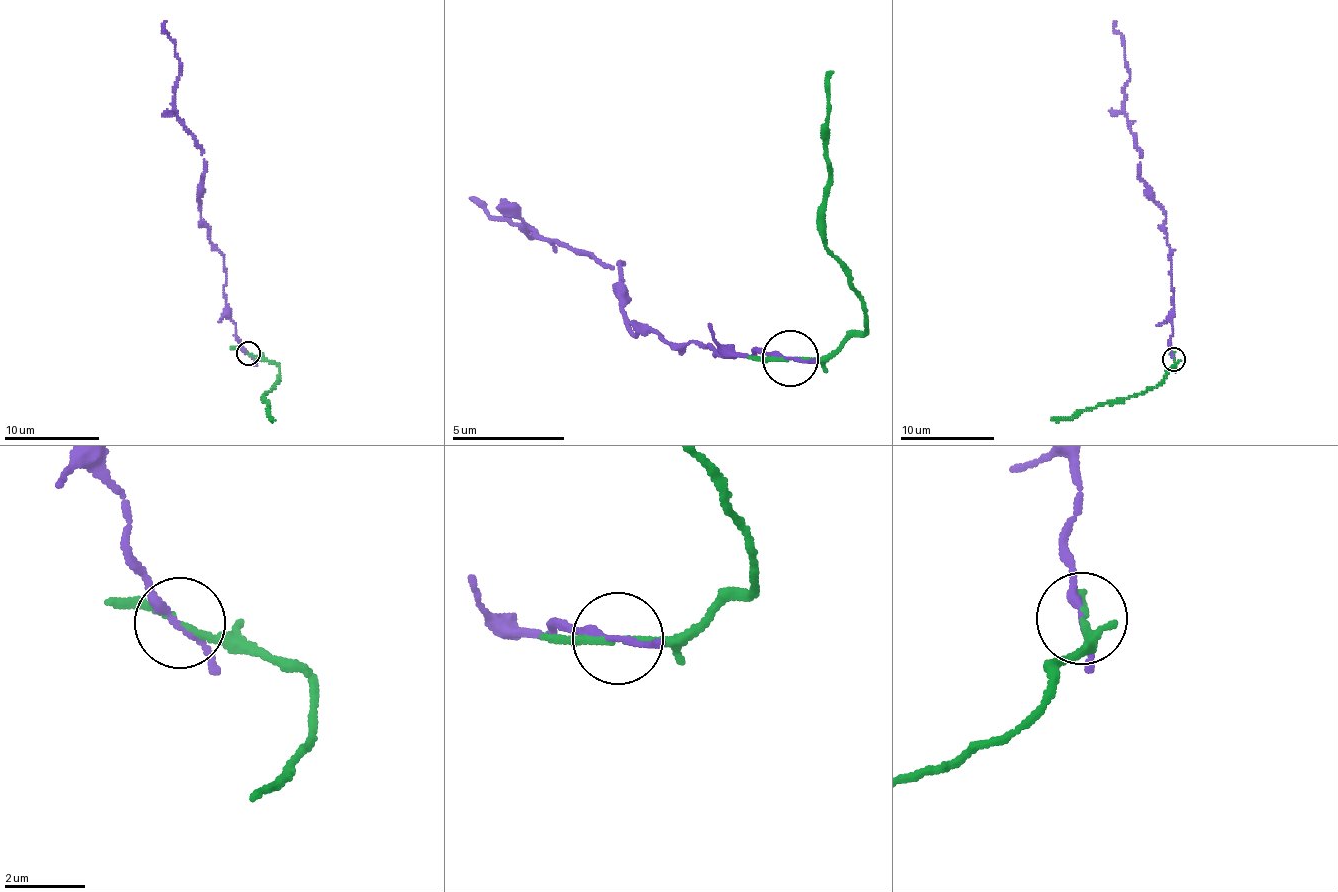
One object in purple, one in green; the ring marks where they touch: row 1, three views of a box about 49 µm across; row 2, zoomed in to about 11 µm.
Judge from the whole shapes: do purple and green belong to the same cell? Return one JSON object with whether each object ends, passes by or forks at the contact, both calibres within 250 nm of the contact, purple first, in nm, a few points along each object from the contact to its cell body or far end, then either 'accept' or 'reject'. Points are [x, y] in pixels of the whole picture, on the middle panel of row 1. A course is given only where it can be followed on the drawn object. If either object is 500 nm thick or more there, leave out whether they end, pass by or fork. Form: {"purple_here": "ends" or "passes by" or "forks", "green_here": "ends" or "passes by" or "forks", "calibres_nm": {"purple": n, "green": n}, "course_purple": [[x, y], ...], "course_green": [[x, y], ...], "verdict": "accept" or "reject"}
{"purple_here": "passes by", "green_here": "passes by", "calibres_nm": {"purple": 170, "green": 160}, "course_purple": [[789, 359], [755, 351], [716, 357], [654, 330], [632, 334], [621, 267], [521, 227], [530, 237], [479, 201]], "course_green": [[789, 359], [829, 359], [866, 327], [868, 317], [824, 236], [830, 180], [824, 70]], "verdict": "reject"}

